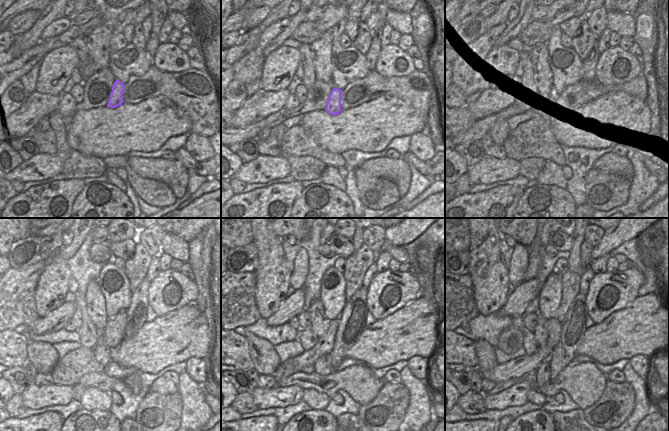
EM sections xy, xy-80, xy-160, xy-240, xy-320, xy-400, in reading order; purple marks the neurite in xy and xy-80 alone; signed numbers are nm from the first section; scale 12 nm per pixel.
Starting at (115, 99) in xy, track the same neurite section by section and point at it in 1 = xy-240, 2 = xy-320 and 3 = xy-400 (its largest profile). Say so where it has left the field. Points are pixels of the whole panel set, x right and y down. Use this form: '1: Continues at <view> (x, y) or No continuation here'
1: Continues at xy-240 (101, 351)
2: Continues at xy-320 (323, 366)
3: Continues at xy-400 (541, 377)

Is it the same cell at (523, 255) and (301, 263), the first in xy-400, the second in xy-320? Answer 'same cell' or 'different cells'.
same cell

